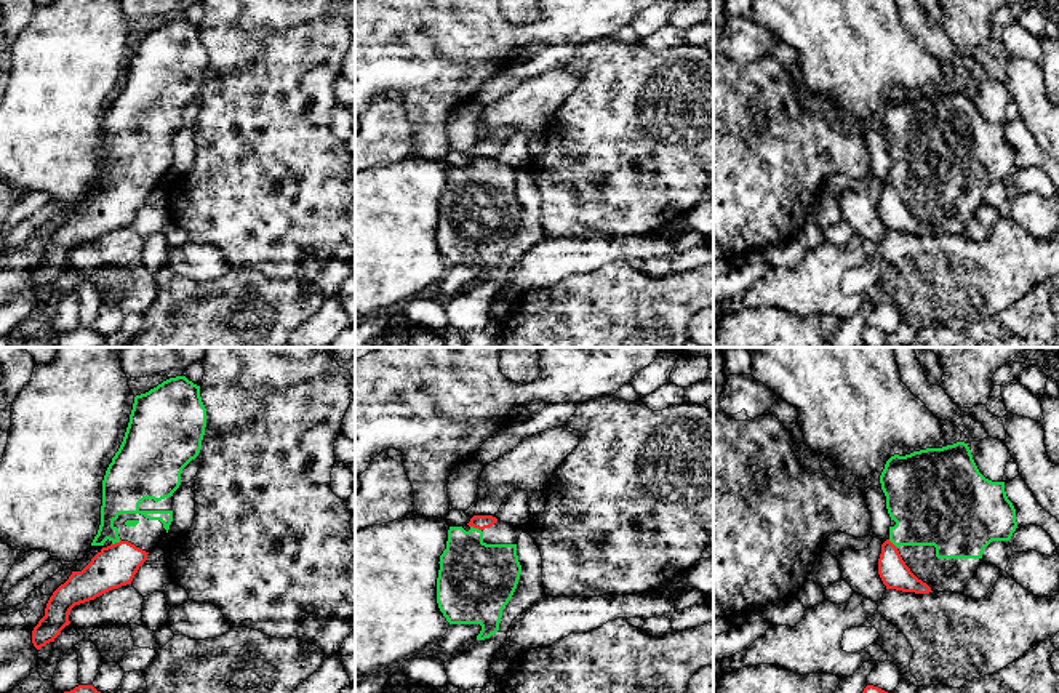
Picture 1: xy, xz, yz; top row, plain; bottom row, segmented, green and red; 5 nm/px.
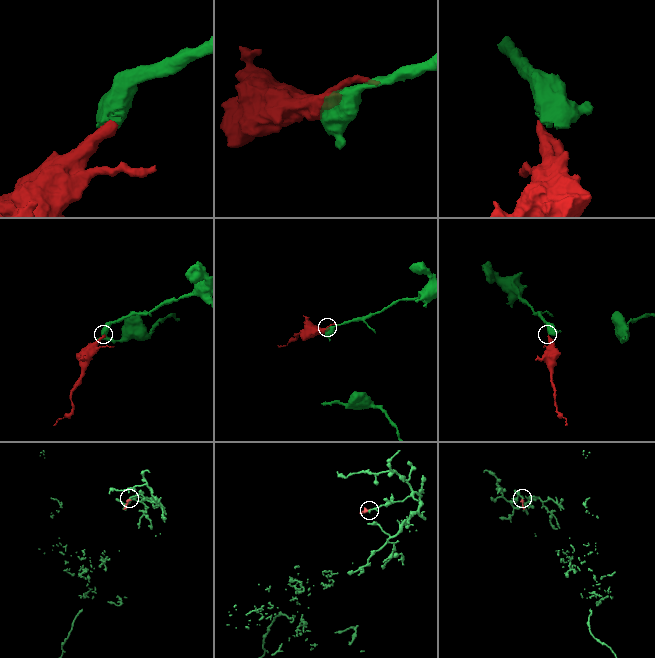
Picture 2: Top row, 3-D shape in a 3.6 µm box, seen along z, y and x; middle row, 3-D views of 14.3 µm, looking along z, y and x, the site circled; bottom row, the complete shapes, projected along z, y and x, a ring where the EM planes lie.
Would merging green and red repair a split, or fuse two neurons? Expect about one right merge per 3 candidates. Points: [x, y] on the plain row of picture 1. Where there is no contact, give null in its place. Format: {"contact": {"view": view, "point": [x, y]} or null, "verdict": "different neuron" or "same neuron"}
{"contact": {"view": "xz", "point": [475, 170]}, "verdict": "same neuron"}

